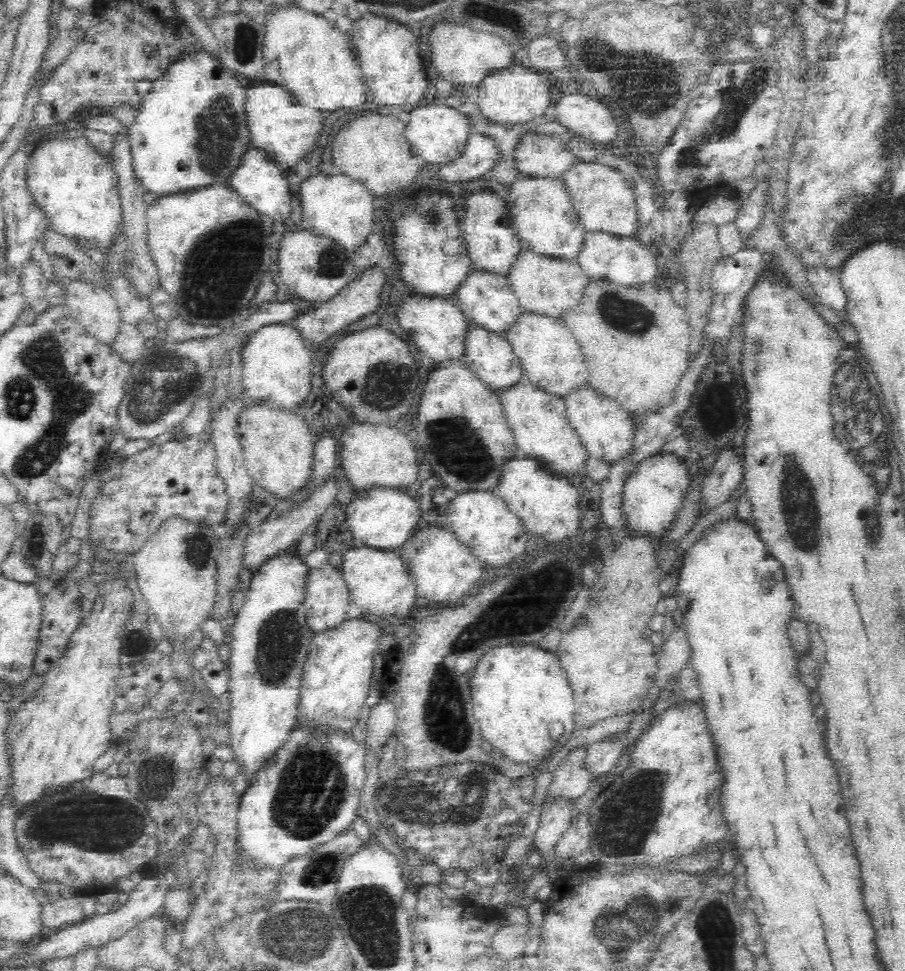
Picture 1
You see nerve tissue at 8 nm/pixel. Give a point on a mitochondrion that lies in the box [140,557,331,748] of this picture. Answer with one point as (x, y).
(280, 634)

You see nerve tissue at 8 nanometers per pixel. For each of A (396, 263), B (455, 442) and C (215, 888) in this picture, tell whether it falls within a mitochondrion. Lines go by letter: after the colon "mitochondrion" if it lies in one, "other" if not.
A: other
B: mitochondrion
C: other

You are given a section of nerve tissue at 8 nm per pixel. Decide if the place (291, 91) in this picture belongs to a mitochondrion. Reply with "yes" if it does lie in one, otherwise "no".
no

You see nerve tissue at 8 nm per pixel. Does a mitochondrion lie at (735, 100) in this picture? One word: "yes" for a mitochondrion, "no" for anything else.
yes

